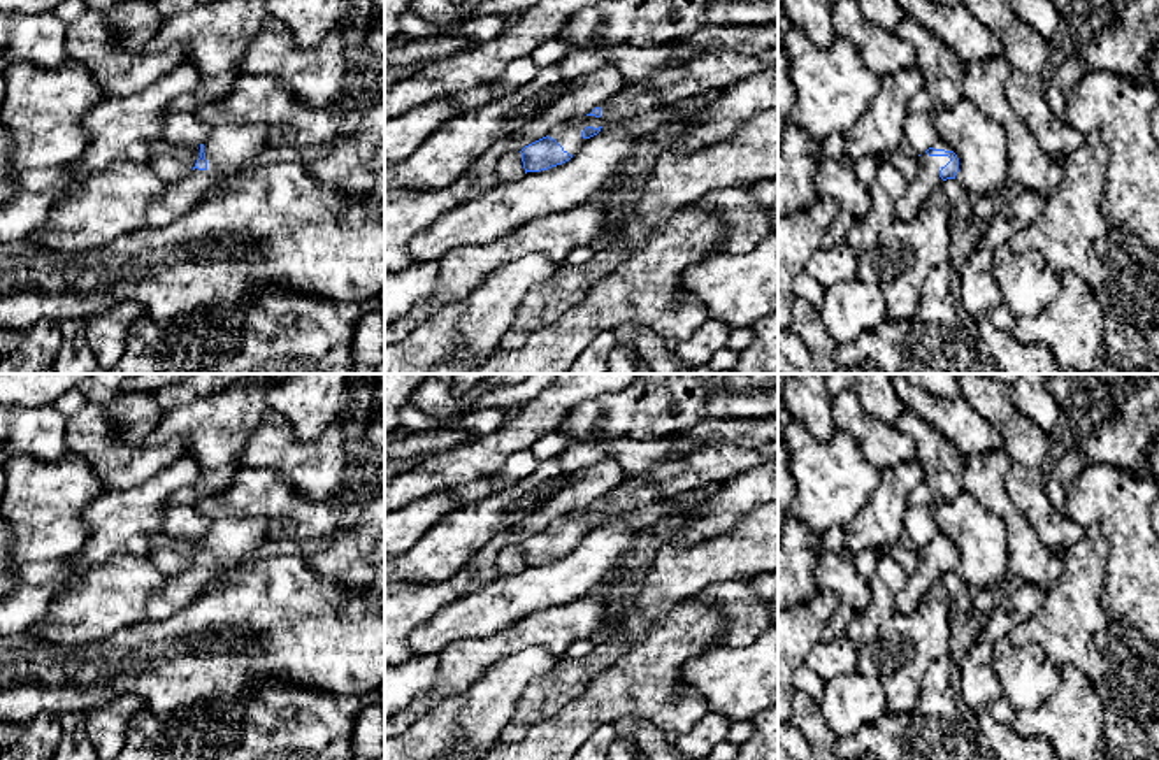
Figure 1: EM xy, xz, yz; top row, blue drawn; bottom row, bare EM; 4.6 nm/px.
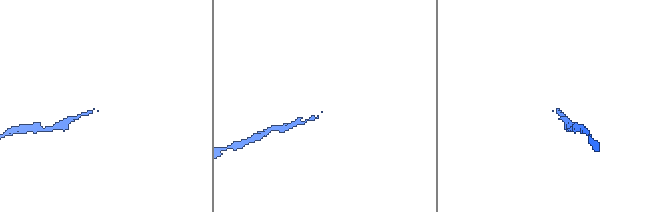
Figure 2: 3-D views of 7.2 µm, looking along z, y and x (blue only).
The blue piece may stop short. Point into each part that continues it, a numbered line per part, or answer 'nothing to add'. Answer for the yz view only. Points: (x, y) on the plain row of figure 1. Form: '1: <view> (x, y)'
1: yz (928, 573)

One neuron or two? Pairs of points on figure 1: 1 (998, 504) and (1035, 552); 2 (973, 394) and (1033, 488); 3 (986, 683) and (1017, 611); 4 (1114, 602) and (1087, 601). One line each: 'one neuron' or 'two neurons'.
1: one neuron
2: one neuron
3: one neuron
4: two neurons

